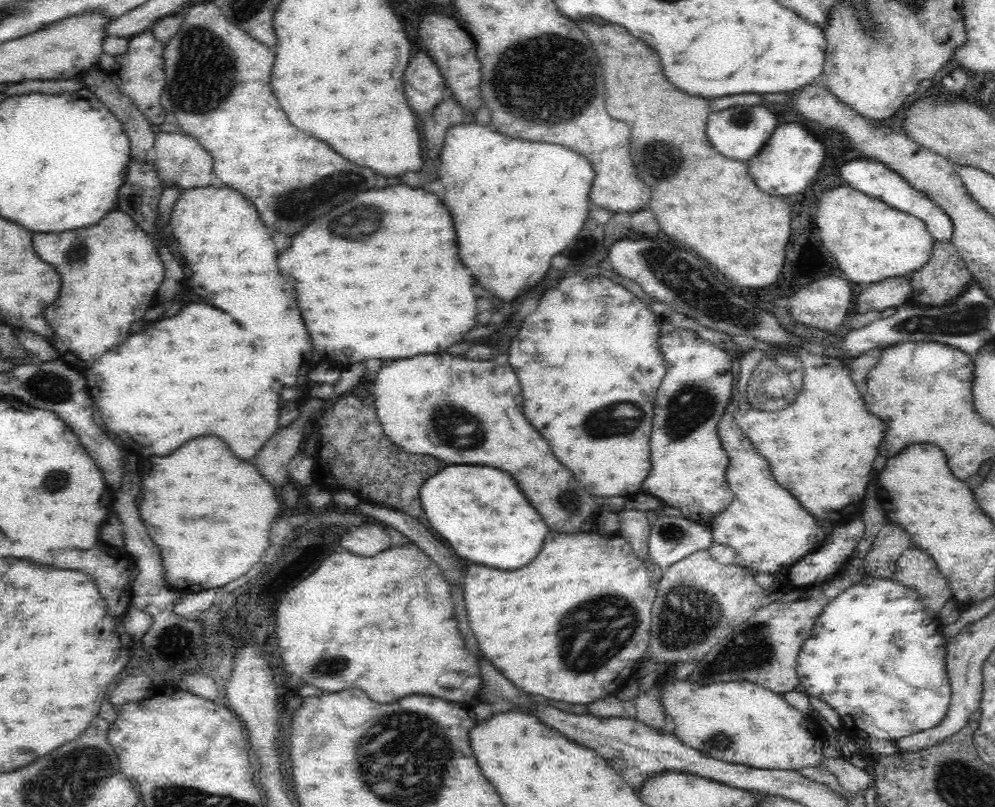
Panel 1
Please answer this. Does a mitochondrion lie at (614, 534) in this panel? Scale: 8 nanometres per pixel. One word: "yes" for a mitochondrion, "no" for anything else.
no

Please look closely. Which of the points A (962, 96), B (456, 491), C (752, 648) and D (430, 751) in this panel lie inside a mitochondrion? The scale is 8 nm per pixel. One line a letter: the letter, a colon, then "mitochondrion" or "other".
A: other
B: other
C: mitochondrion
D: mitochondrion

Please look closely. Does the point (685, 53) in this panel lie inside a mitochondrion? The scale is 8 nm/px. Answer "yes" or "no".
no

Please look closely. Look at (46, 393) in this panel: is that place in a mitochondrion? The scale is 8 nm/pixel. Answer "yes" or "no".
yes

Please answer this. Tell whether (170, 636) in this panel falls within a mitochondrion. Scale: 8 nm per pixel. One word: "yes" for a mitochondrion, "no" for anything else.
yes

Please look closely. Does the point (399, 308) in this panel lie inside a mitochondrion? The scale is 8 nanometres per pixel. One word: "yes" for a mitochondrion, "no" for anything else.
no

